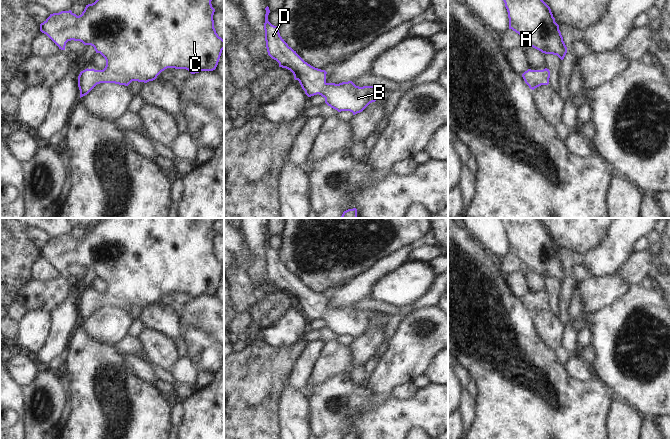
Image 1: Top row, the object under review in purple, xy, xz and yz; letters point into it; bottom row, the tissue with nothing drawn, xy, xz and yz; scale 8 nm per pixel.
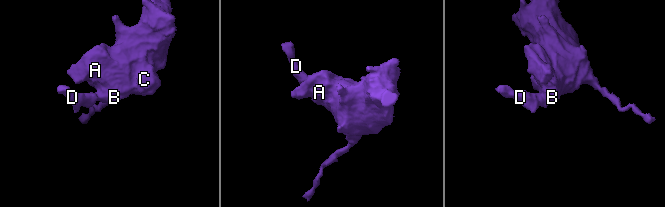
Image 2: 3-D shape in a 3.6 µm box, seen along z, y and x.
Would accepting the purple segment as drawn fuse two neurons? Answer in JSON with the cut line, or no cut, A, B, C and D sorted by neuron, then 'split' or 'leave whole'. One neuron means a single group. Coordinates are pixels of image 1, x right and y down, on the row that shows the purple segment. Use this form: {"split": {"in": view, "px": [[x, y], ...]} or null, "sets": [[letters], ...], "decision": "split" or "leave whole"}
{"split": null, "sets": [["A", "B", "C", "D"]], "decision": "leave whole"}

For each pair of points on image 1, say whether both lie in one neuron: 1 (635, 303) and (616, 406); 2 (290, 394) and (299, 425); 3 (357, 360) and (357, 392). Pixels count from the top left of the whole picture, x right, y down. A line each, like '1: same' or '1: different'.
1: different
2: same
3: different

